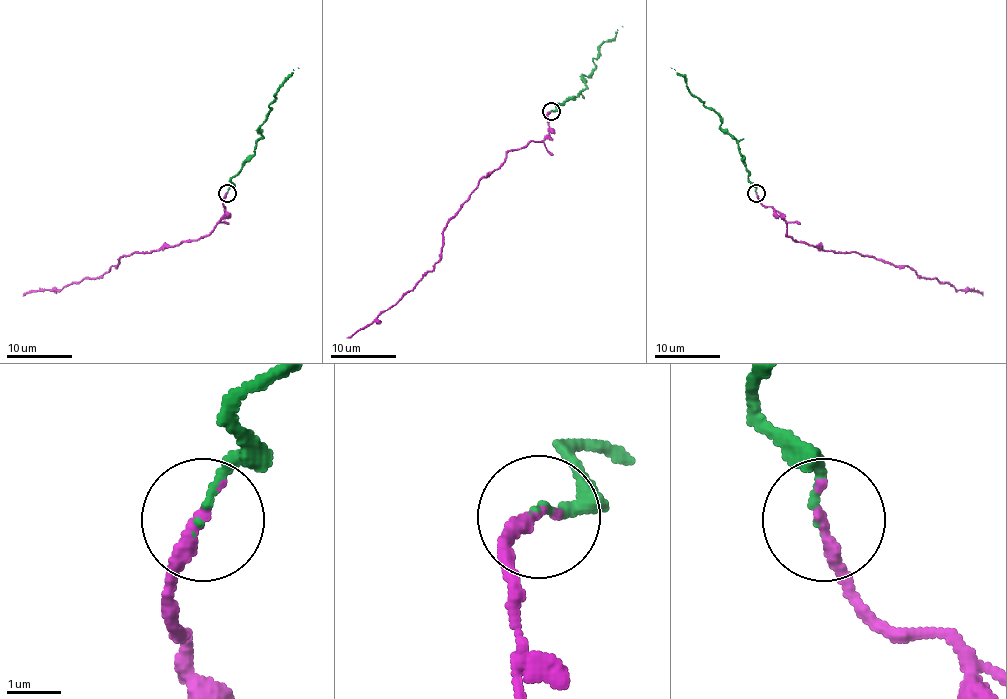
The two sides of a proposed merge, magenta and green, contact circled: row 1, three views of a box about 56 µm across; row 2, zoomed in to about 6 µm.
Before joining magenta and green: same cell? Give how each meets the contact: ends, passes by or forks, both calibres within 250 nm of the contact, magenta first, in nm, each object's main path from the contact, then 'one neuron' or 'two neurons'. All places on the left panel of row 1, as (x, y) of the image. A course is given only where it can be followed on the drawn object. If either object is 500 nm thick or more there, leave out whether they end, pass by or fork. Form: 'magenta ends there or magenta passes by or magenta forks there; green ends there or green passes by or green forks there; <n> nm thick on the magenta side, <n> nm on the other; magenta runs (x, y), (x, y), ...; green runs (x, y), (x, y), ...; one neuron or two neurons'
magenta ends there; green ends there; 260 nm thick on the magenta side, 120 nm on the other; magenta runs (226, 193), (223, 218), (208, 234), (124, 256), (98, 277), (71, 282), (58, 290), (32, 290), (22, 295); green runs (226, 193), (231, 178), (253, 153), (274, 96), (292, 69), (299, 68); one neuron

